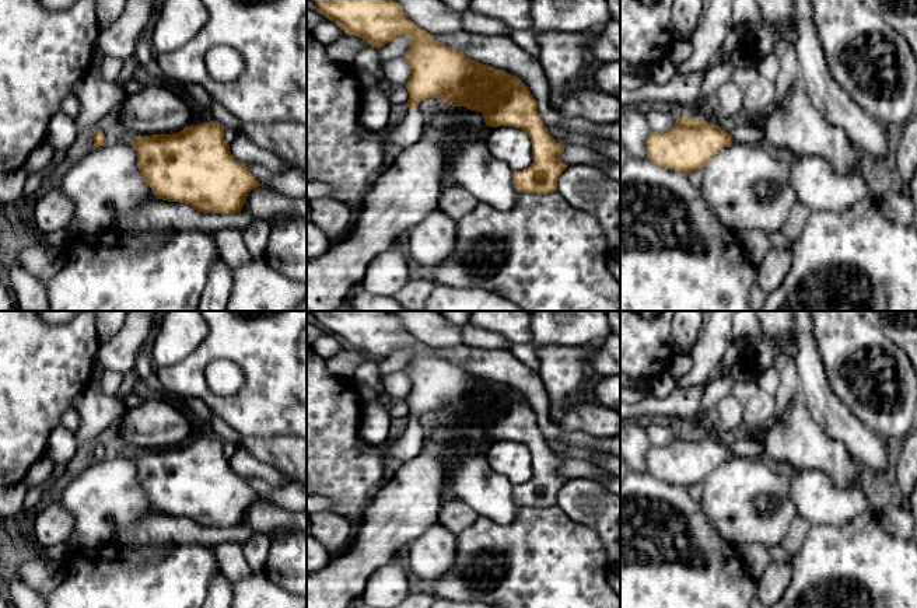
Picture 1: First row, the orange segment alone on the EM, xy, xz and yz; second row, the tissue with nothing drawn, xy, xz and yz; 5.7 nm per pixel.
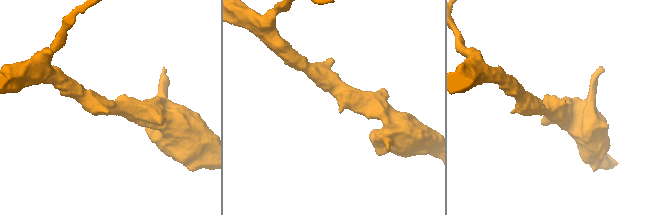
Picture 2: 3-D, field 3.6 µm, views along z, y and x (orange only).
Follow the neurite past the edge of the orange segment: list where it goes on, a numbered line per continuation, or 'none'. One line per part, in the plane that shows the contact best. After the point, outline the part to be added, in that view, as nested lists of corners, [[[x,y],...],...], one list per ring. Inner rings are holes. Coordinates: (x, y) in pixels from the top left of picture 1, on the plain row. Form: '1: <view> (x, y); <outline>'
1: xz (403, 448); [[[417,422],[407,426],[398,438],[389,438],[381,444],[389,464],[405,464],[421,451],[427,430]]]

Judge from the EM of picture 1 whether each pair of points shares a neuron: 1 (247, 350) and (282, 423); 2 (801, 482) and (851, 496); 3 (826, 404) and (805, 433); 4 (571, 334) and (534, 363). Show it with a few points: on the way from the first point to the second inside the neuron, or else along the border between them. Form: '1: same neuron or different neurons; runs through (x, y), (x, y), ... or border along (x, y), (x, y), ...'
1: same neuron; runs through (265, 369), (282, 385), (282, 405)
2: same neuron; runs through (814, 493), (816, 496), (839, 496)
3: different neurons; border along (800, 398), (811, 418), (837, 441)
4: same neuron; runs through (557, 334), (546, 334), (532, 349)

